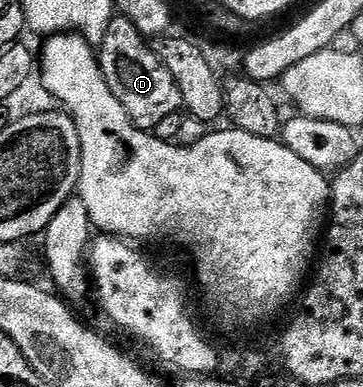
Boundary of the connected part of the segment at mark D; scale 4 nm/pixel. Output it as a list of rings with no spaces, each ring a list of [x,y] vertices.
[[[122,16],[112,17],[102,42],[98,43],[99,67],[117,100],[125,108],[135,126],[148,132],[154,131],[165,116],[180,113],[183,97],[169,76],[169,68],[161,64],[152,43],[134,26],[133,21]]]

